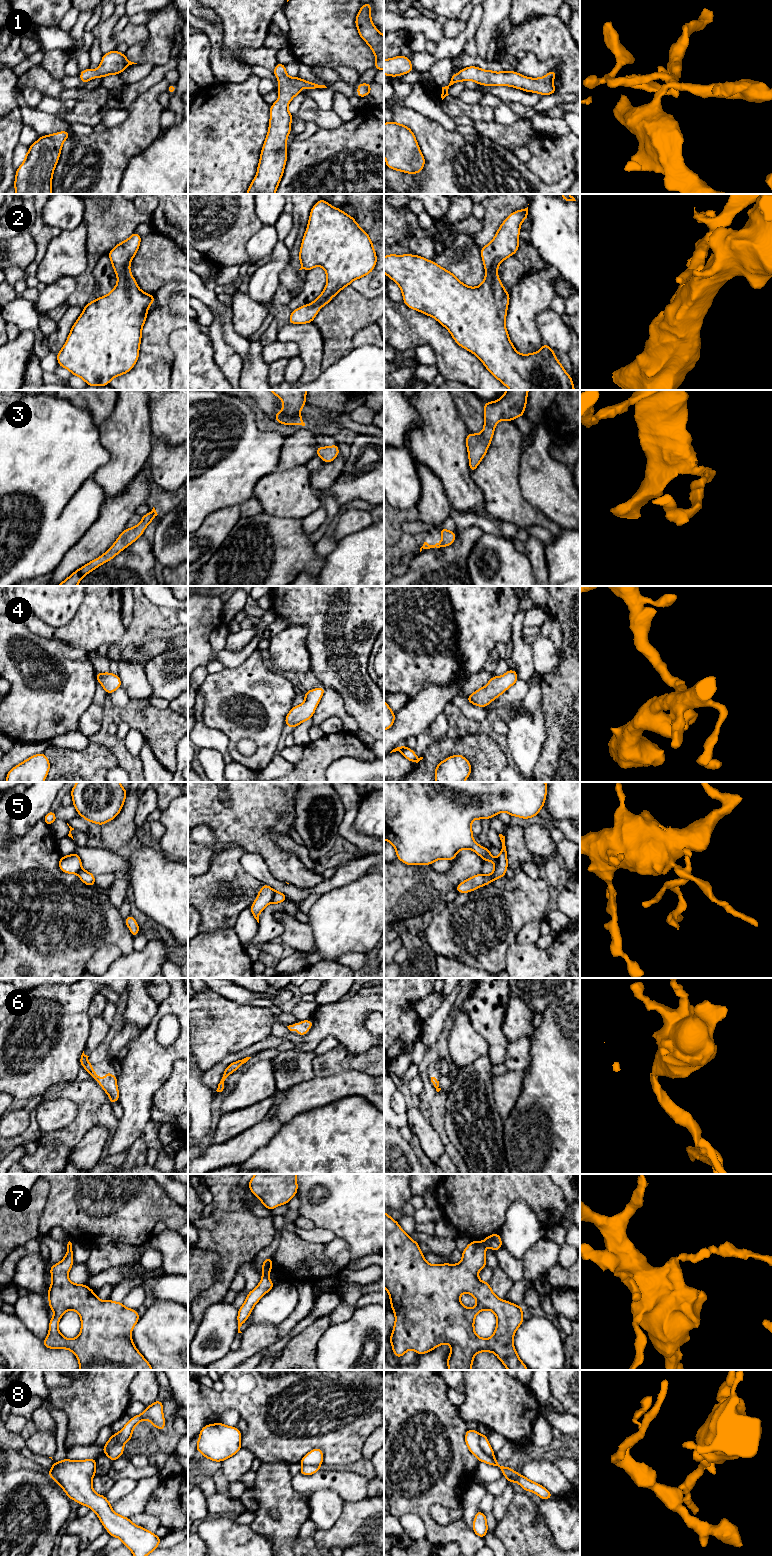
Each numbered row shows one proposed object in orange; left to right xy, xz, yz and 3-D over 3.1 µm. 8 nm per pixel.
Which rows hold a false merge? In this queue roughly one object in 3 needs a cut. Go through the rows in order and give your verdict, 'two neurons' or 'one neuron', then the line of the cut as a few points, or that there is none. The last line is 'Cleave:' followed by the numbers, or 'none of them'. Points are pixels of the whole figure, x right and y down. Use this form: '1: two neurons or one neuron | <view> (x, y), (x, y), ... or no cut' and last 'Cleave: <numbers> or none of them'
1: one neuron | no cut
2: one neuron | no cut
3: one neuron | no cut
4: one neuron | no cut
5: two neurons | xz (275, 891), (271, 901)
6: one neuron | no cut
7: two neurons | xz (263, 1273), (267, 1274)
8: two neurons | yz (479, 1435), (480, 1447), (491, 1457)
Cleave: 5, 7, 8

